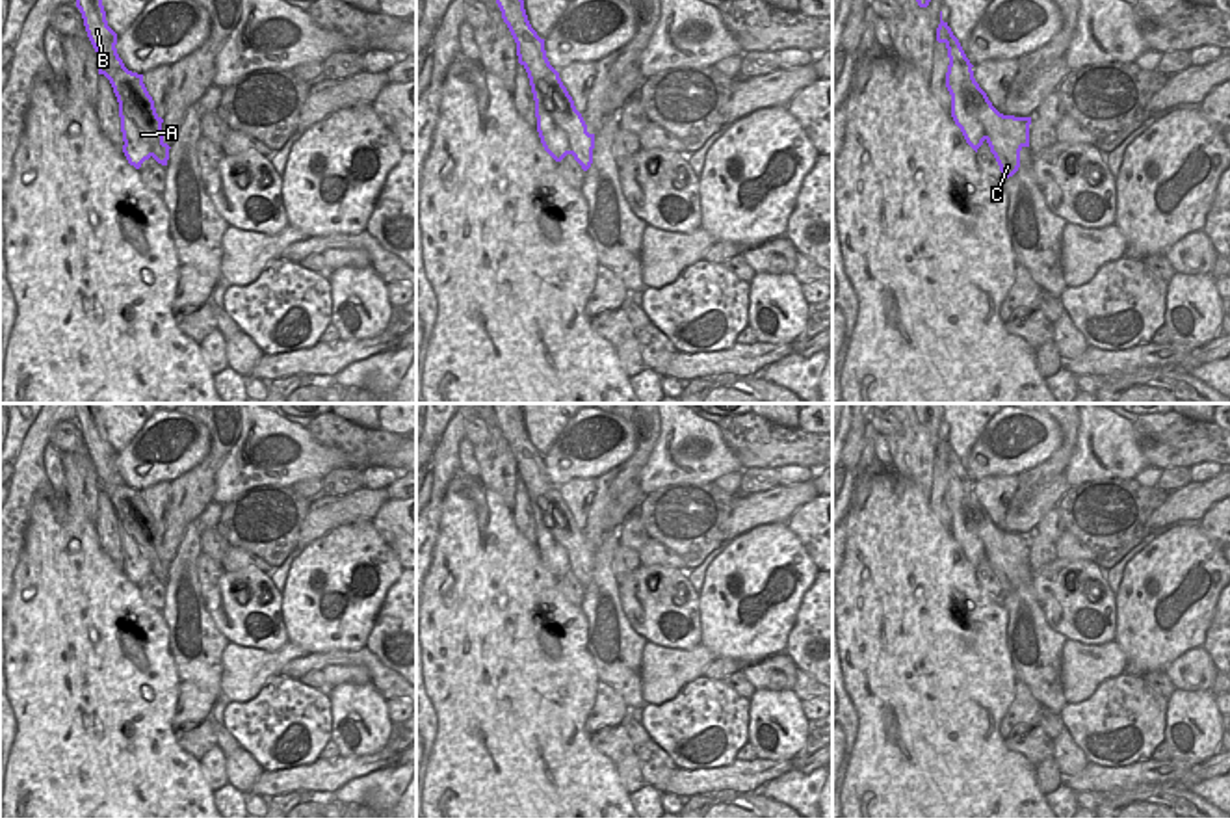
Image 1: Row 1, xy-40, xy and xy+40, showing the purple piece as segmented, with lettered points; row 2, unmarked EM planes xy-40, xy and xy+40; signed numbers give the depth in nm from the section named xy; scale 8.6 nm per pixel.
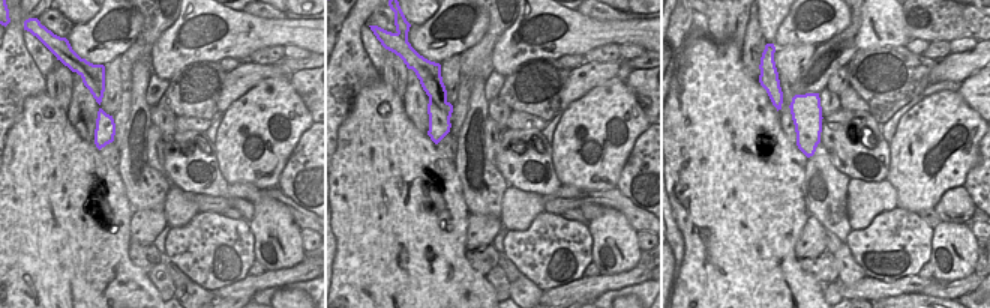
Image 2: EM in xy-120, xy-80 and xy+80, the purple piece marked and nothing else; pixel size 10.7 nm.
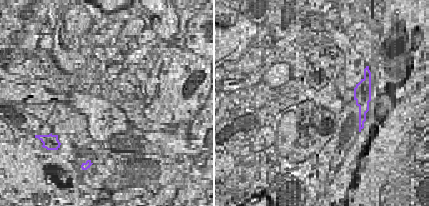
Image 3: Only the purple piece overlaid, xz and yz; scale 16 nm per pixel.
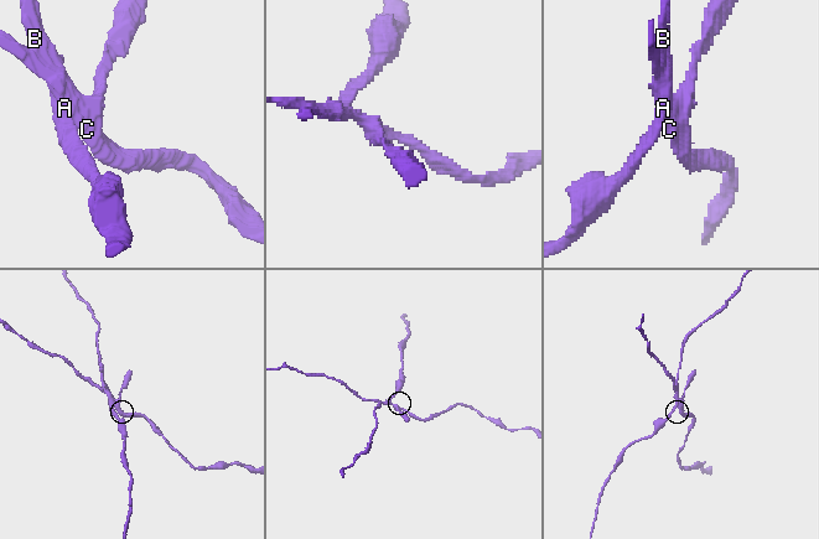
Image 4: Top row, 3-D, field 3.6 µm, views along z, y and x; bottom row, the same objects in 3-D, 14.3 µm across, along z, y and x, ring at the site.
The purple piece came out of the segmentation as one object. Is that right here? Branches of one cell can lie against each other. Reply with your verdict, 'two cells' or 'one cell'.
two cells

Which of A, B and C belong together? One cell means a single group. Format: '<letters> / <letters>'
A C / B

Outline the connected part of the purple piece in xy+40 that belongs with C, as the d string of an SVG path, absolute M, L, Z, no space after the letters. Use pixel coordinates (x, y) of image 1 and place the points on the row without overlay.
M974 489L970 500L970 504L962 504L966 528L983 539L990 569L994 571L1003 595L1009 595L1020 584L1020 567L1029 563L1031 534L1000 530L975 498Z

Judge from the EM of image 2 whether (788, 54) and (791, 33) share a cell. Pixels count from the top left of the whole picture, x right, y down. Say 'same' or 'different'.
different

